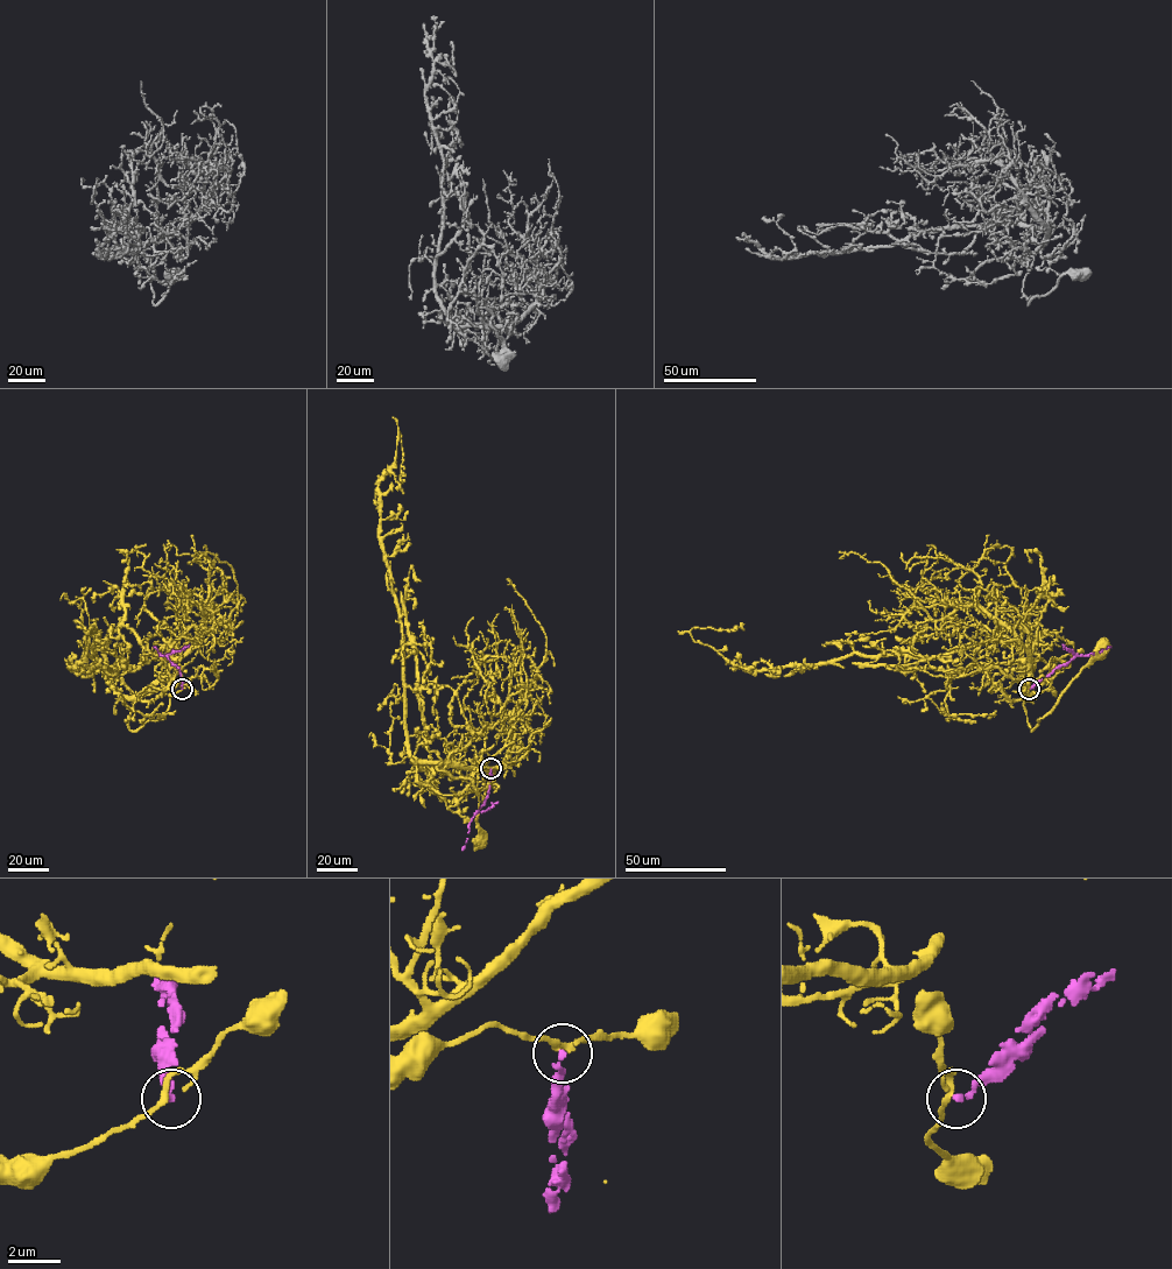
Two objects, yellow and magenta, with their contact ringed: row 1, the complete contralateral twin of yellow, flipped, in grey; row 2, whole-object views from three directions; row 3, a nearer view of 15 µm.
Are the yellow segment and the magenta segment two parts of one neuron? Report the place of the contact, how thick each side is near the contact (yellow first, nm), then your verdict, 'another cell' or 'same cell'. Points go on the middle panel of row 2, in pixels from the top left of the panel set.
(491, 768) | 200/200 nm | another cell

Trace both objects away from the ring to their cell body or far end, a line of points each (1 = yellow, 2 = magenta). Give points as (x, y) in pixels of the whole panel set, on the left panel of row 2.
1: (182, 689), (143, 696), (108, 683), (107, 672), (135, 700), (131, 730), (160, 719), (174, 644)
2: (182, 689), (179, 668), (153, 647)

